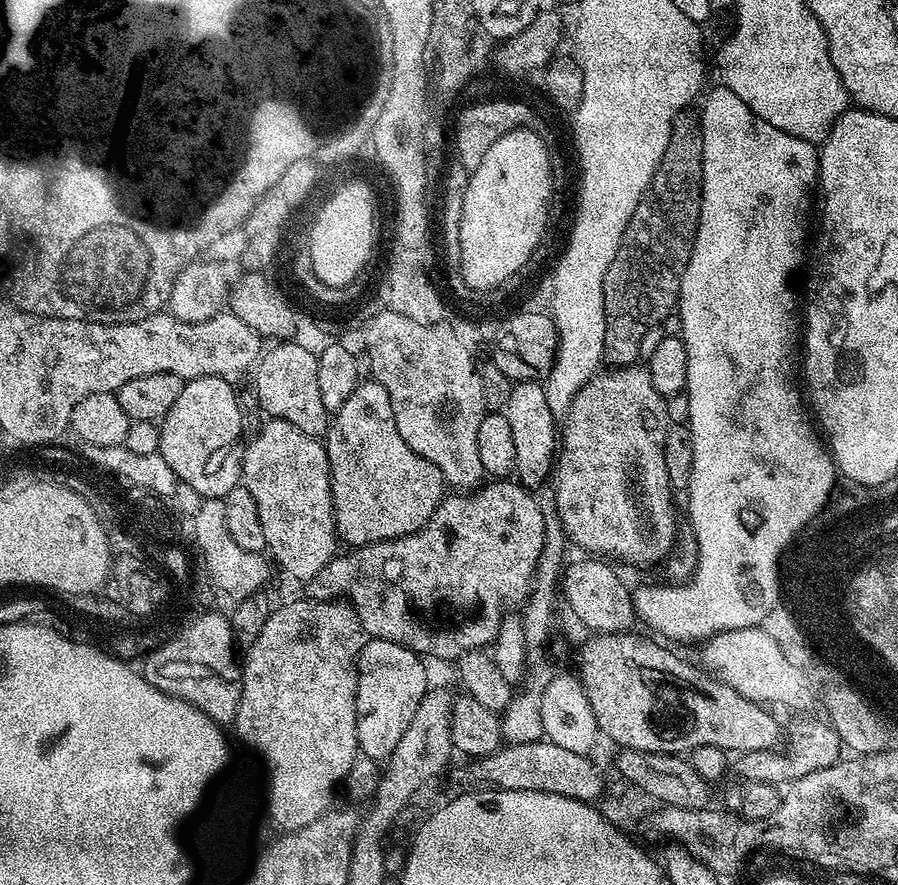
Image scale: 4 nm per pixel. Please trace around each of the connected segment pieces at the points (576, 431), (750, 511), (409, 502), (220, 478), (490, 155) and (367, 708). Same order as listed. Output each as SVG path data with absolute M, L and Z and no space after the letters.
M647 367L597 371L576 391L562 424L558 459L554 464L554 515L562 522L565 537L575 547L577 544L585 548L588 551L585 553L596 558L625 560L640 568L667 558L668 551L676 544L676 508L672 505L674 489L670 474L666 474L666 434L669 427L667 399L654 390Z
M717 83L715 87L709 87L703 93L704 105L701 106L700 112L698 111L702 130L702 206L690 262L686 262L686 270L682 274L678 301L678 332L686 346L688 359L687 425L694 438L694 474L690 474L690 486L686 489L686 496L688 520L692 523L693 534L696 535L696 573L685 584L676 584L673 588L631 589L637 621L641 625L644 623L650 631L657 632L652 633L657 637L665 636L660 637L665 641L700 642L718 632L763 625L769 619L768 604L772 604L772 596L776 596L776 552L780 552L780 548L788 544L788 536L792 536L792 532L803 533L823 512L830 500L827 488L818 482L818 466L831 467L832 458L824 457L815 436L809 432L808 424L813 417L806 407L806 400L798 383L798 341L802 336L802 324L798 319L798 308L796 312L796 296L792 293L792 275L795 274L796 267L800 263L803 265L806 260L804 231L808 228L808 207L812 204L812 192L814 196L820 175L820 153L817 145L802 138L794 138L794 134L786 134L786 130L770 126L770 122L762 122L762 118L758 118L758 114L754 114L750 106L746 106L746 102L742 102L742 98L738 98L738 94L734 94L734 90L730 90L725 84Z
M368 378L359 384L342 402L342 406L331 417L324 449L328 452L328 465L332 471L332 505L336 515L336 535L353 546L369 543L373 540L393 540L403 536L414 536L416 531L432 518L434 510L446 495L446 485L438 466L426 462L398 434L394 426L394 410L390 406L390 394L381 384Z
M200 376L197 380L189 380L185 383L182 394L178 394L178 402L174 402L174 406L170 406L170 410L165 414L163 420L159 421L160 425L160 456L166 458L166 463L170 465L170 470L174 470L177 481L181 485L184 484L188 488L193 488L197 492L197 497L200 498L224 498L227 497L227 492L232 492L242 480L242 452L238 447L232 448L240 440L240 427L243 426L244 420L240 417L240 404L236 401L236 392L233 385L221 376Z
M529 128L510 130L510 134L502 134L490 150L486 150L486 158L471 169L465 200L462 206L461 253L465 256L466 272L473 282L487 283L512 272L515 264L520 264L523 256L534 256L540 239L544 236L544 227L548 224L548 203L552 200L552 160L548 157L548 148L544 145L545 137Z
M365 639L360 657L356 659L356 747L363 755L365 752L372 760L387 761L402 734L406 734L406 726L410 726L418 702L430 691L423 663L425 661L406 646Z

